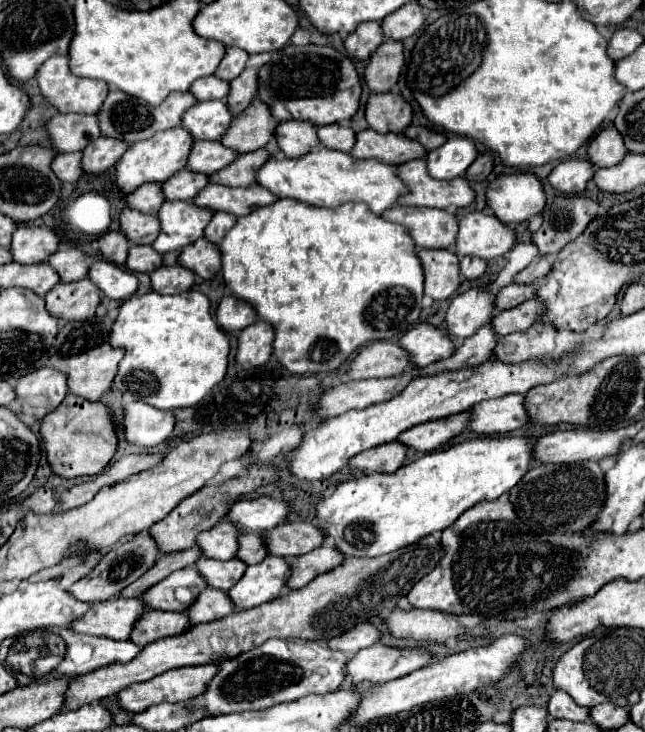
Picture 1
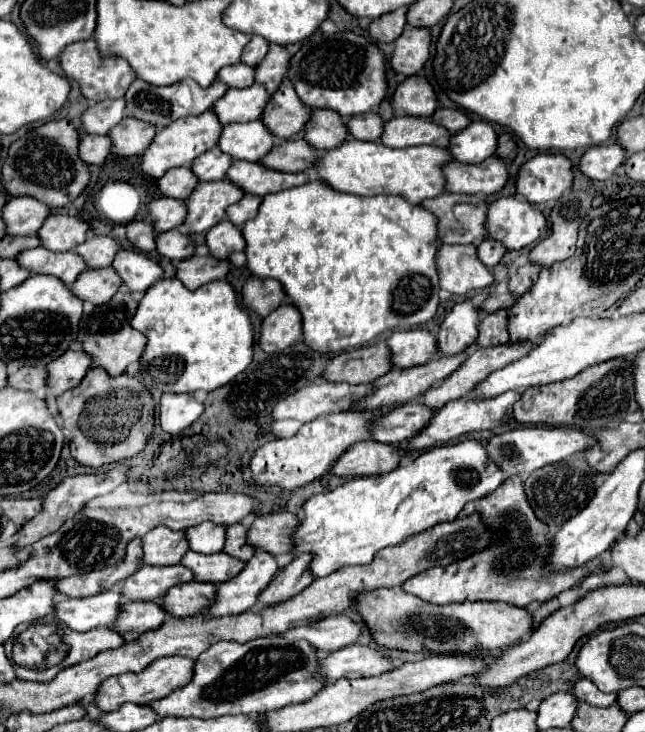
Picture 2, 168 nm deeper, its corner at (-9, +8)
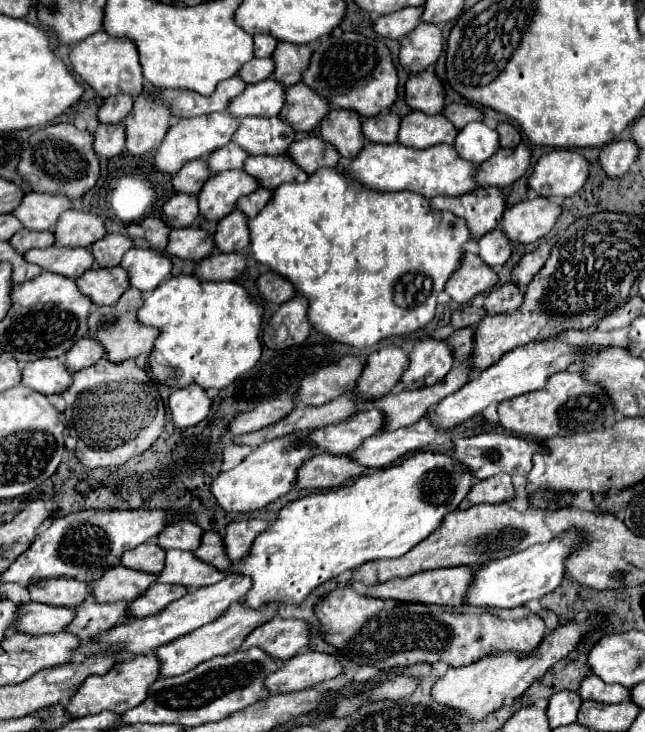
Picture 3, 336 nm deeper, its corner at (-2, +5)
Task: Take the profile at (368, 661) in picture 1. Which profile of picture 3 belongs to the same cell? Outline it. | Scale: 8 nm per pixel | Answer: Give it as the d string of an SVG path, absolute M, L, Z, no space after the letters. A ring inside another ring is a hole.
M306 650L284 662L284 666L264 680L270 692L296 692L314 688L344 674L342 660L334 654Z

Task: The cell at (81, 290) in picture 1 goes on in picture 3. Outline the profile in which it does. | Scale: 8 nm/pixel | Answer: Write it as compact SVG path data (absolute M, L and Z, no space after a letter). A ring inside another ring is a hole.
M116 266L112 270L110 268L98 268L98 270L90 268L76 280L76 286L94 304L110 306L122 296L122 292L130 284L128 284L128 274L120 266Z

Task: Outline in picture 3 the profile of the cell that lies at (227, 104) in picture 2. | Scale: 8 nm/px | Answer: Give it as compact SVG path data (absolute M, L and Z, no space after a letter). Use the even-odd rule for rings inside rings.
M268 78L256 84L248 84L242 94L230 100L226 112L234 118L244 116L278 116L284 106L284 86Z

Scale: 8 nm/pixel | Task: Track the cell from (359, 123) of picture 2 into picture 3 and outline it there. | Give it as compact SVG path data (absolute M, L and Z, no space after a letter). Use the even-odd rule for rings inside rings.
M380 112L380 116L362 120L362 136L368 142L392 144L392 142L396 142L398 124L400 124L400 116L396 116L392 112Z

